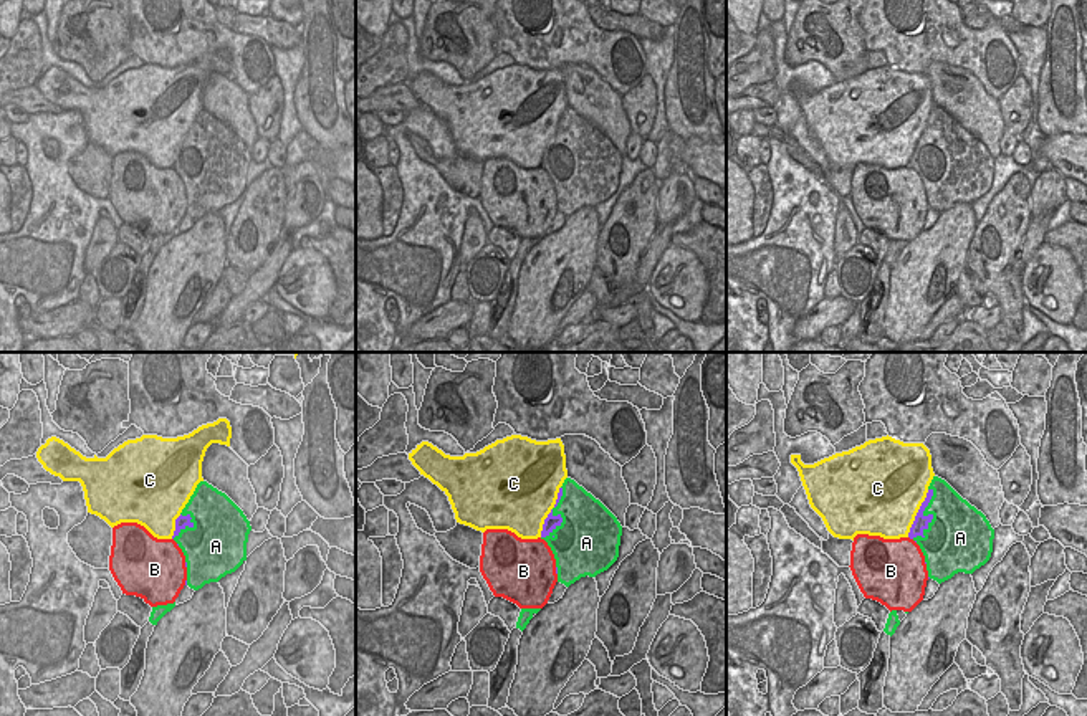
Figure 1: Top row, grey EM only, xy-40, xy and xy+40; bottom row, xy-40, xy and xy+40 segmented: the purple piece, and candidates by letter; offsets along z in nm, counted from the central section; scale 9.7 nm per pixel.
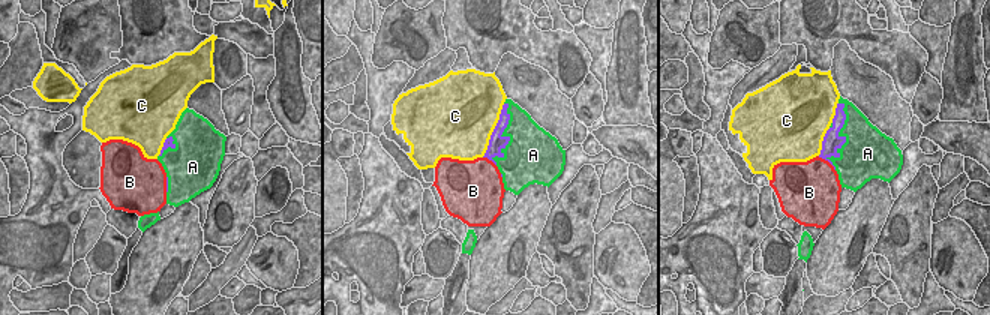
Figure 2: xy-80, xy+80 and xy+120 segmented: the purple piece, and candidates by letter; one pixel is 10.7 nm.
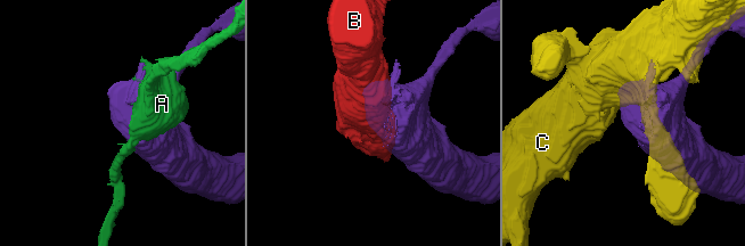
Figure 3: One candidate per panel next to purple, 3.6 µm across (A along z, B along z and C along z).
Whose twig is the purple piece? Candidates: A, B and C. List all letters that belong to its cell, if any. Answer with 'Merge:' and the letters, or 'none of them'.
Merge: B

